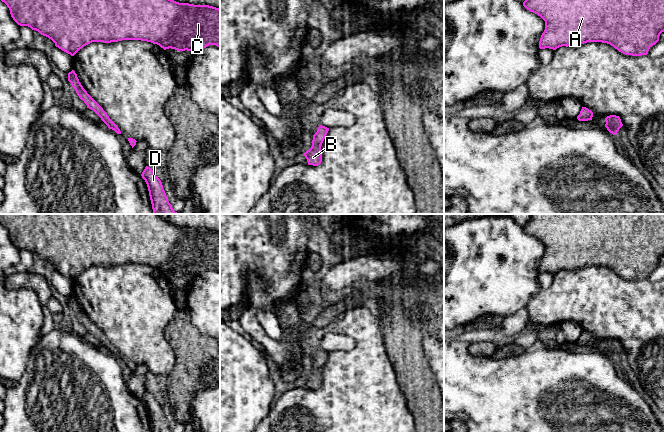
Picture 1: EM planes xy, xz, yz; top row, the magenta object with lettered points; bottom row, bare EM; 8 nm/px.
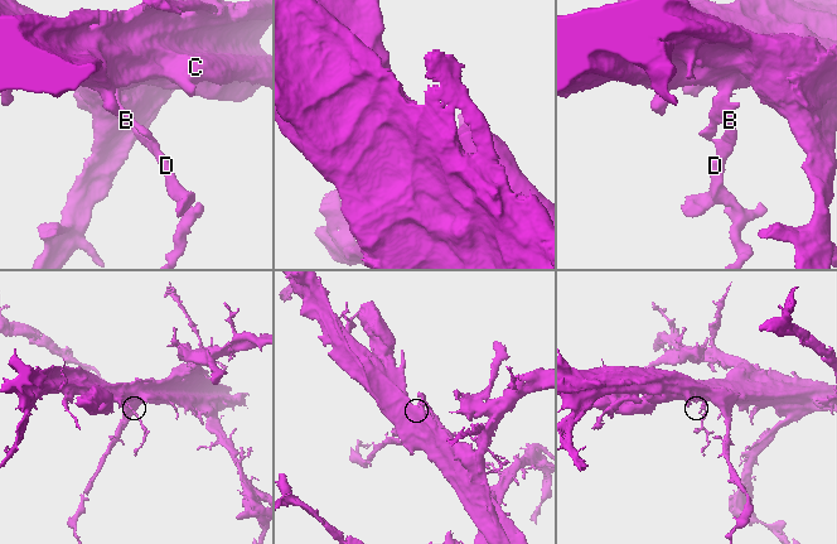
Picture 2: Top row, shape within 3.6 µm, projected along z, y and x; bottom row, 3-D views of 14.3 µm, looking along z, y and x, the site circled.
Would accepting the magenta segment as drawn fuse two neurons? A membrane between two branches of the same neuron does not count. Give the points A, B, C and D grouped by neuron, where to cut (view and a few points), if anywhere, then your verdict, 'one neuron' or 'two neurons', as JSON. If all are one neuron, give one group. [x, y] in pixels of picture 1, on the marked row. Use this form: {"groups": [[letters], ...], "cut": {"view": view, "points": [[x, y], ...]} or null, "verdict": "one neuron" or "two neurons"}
{"groups": [["A", "B", "C", "D"]], "cut": null, "verdict": "one neuron"}

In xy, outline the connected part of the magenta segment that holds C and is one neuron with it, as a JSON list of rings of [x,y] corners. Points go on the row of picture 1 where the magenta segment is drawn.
[[[1,0],[20,26],[28,26],[51,39],[55,46],[74,56],[92,42],[111,43],[141,40],[159,45],[164,50],[201,51],[209,45],[220,48],[220,9],[209,5],[179,3],[174,0]]]

